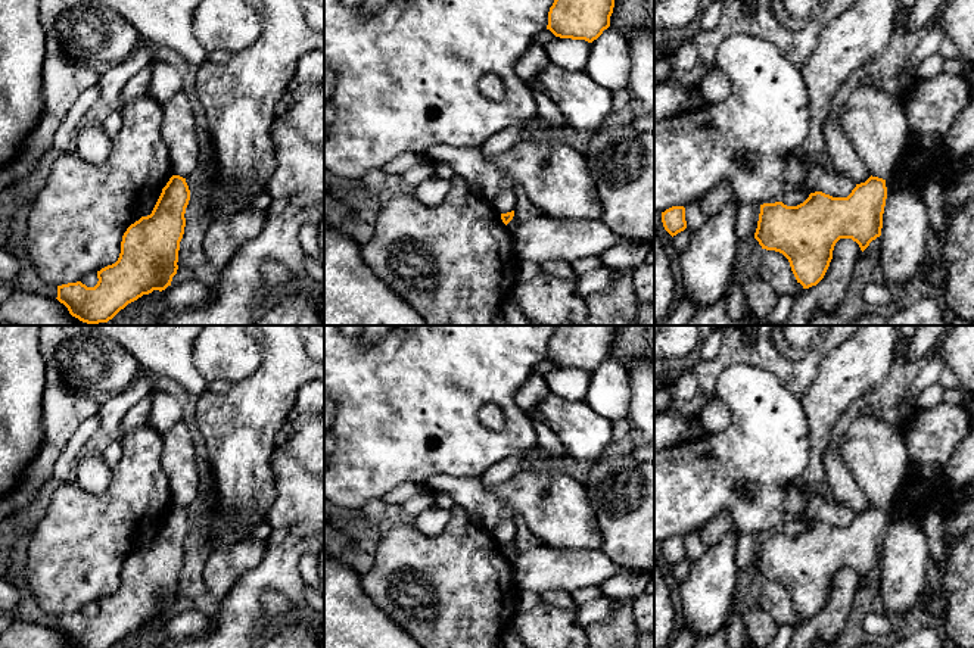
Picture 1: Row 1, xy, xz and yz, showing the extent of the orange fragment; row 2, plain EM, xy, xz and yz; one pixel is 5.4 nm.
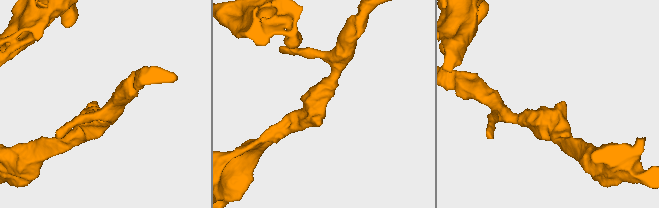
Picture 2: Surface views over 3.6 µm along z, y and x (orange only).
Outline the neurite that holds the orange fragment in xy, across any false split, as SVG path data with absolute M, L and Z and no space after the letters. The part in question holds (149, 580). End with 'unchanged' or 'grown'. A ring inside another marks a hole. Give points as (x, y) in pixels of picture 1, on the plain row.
M172 505L152 543L124 563L118 591L97 601L97 614L57 616L56 629L75 648L113 648L143 624L165 620L178 599L189 530L186 508Z; unchanged

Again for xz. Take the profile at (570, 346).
M557 325L548 342L548 355L556 367L592 373L610 356L616 325Z; unchanged

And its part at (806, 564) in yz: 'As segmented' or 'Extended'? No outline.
As segmented

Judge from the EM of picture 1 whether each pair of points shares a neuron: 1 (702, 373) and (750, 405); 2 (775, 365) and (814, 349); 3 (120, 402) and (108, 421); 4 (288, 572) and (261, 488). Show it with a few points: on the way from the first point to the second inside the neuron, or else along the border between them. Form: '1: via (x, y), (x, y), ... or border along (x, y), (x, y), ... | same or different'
1: border along (744, 363), (730, 365), (719, 376), (715, 393) | different
2: via (786, 365), (799, 365), (805, 360) | same
3: via (117, 407), (111, 417) | same
4: border along (276, 482), (276, 498), (264, 519) | different

